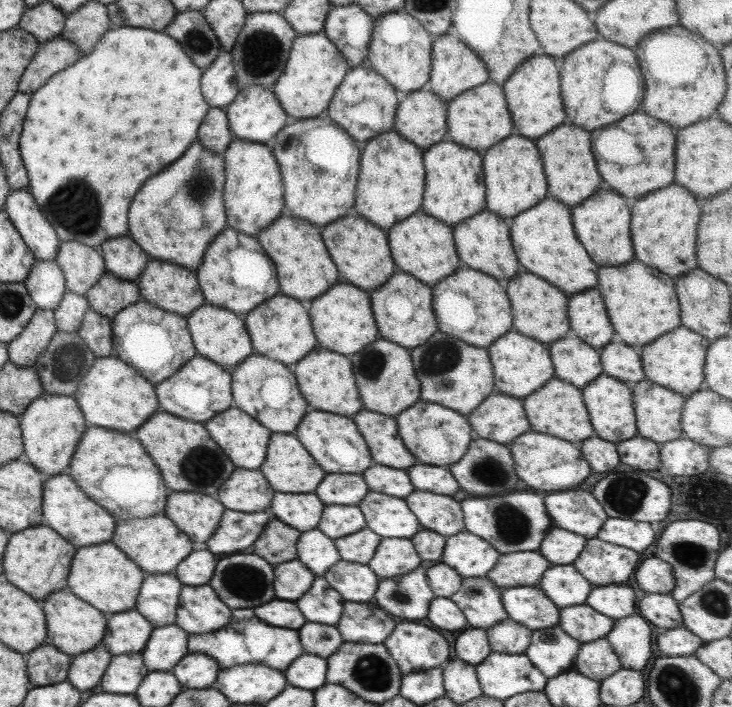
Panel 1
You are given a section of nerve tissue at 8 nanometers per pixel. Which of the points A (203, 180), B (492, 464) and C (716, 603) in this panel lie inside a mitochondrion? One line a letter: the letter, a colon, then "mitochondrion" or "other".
A: mitochondrion
B: mitochondrion
C: mitochondrion

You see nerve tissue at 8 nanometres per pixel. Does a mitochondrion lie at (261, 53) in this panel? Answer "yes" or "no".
yes

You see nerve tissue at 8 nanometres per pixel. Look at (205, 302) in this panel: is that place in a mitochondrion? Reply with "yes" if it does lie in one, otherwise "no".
no

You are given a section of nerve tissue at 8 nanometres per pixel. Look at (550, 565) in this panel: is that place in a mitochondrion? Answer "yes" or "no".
no

